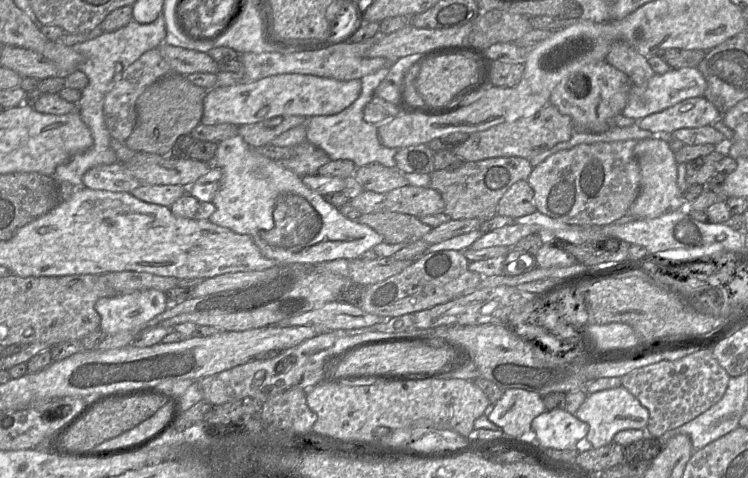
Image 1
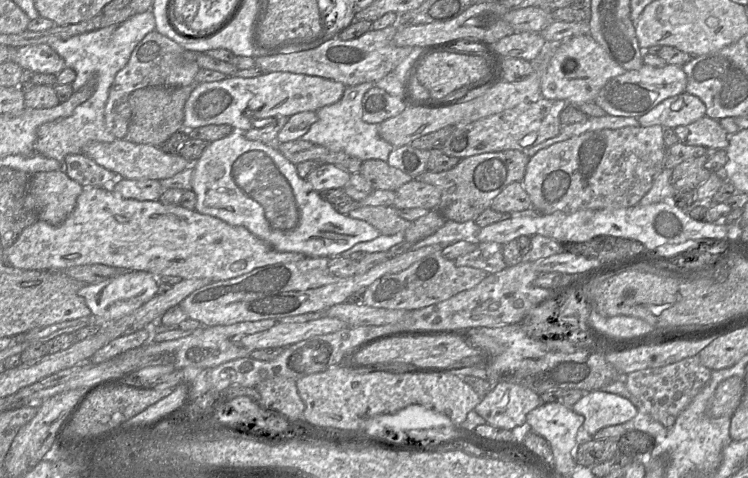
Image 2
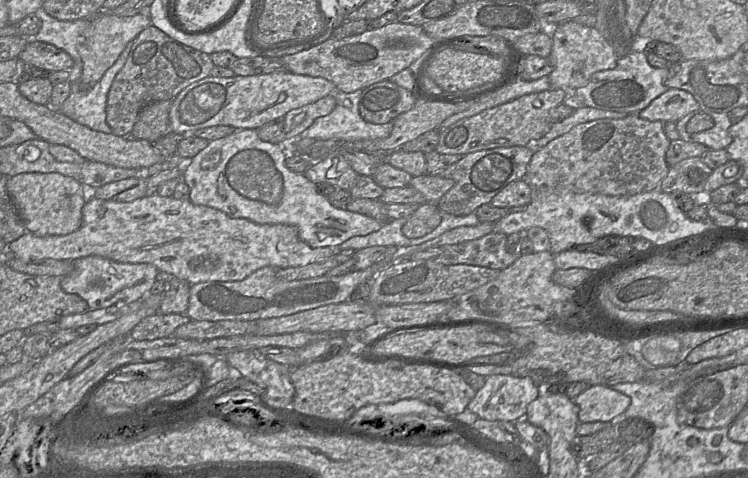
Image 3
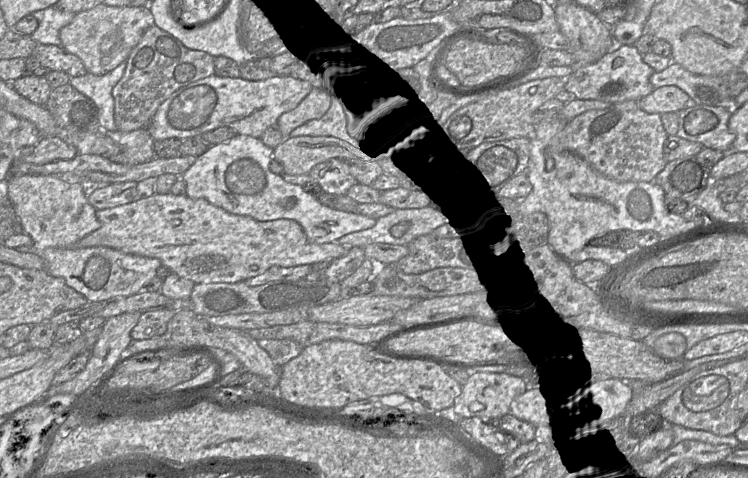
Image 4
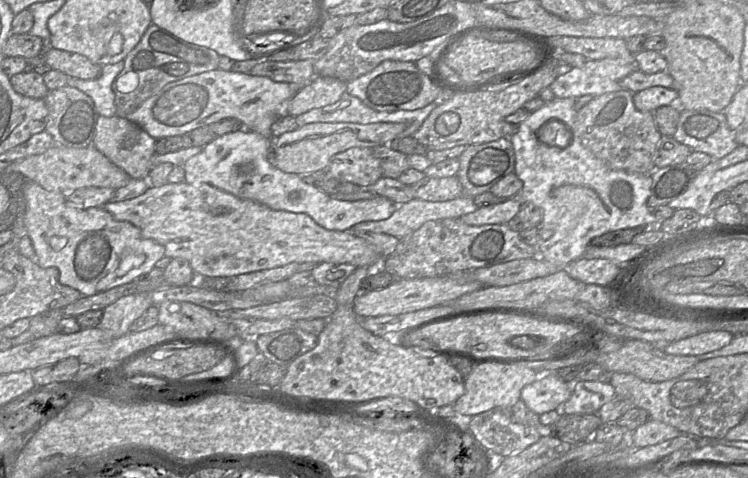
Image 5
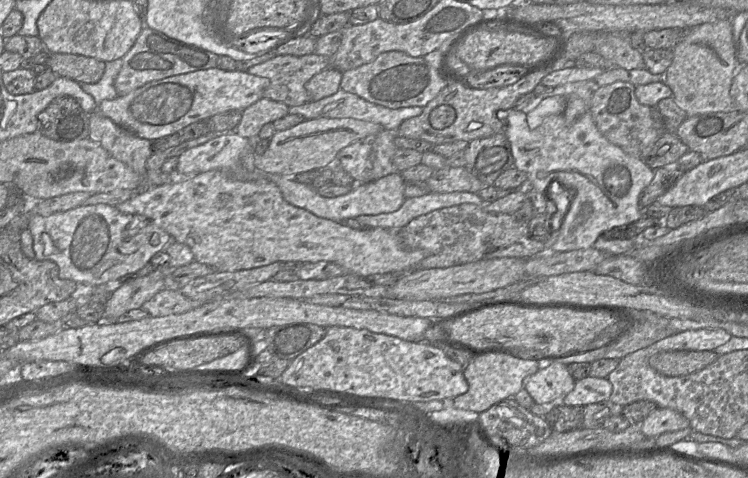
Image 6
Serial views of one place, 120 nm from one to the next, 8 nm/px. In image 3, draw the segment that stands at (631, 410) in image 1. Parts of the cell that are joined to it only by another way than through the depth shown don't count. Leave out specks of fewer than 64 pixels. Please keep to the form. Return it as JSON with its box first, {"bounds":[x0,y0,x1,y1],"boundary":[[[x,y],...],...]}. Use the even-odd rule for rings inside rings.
{"bounds":[574,385,631,422],"boundary":[[[590,385],[574,399],[579,407],[579,422],[611,422],[626,412],[631,404],[627,395],[607,385]]]}

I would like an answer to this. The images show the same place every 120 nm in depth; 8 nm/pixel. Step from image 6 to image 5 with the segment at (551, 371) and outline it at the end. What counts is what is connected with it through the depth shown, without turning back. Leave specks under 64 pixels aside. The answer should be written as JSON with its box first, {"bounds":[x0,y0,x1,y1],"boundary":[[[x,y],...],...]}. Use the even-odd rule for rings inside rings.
{"bounds":[520,372,572,415],"boundary":[[[556,372],[541,373],[541,379],[524,386],[520,398],[538,415],[561,409],[572,394],[572,384],[561,379]]]}

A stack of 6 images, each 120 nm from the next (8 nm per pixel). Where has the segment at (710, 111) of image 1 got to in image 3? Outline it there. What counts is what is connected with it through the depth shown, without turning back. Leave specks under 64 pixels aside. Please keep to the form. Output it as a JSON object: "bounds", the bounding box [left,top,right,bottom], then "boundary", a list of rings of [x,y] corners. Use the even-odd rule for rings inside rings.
{"bounds":[638,88,700,122],"boundary":[[[668,88],[638,115],[649,121],[677,122],[687,114],[699,109],[700,105],[689,92]]]}

